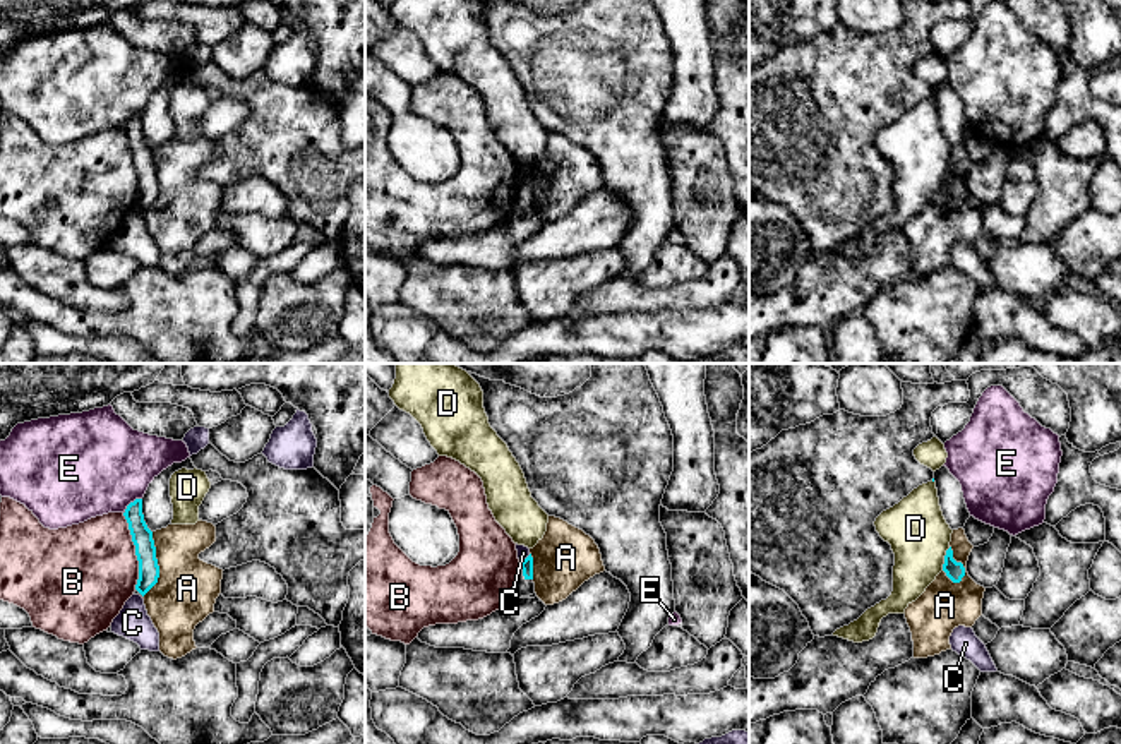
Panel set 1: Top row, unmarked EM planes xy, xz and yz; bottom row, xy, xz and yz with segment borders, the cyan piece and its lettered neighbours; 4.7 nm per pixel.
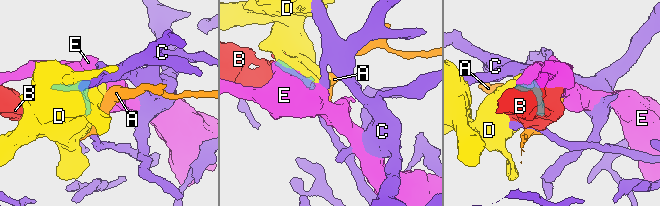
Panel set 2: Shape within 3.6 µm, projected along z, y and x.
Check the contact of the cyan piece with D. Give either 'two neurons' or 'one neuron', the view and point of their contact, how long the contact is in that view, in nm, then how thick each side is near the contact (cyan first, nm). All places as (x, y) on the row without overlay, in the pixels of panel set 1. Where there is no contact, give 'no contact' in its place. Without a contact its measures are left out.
two neurons | yz (945, 175) | 120 nm | 90/280 nm

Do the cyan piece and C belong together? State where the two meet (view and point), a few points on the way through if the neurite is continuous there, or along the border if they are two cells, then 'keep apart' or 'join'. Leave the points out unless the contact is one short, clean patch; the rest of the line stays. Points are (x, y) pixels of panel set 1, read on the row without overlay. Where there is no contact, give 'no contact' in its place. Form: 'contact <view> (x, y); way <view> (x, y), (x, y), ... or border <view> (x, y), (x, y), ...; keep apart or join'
contact xz (525, 175); border xz (530, 170), (520, 180); keep apart

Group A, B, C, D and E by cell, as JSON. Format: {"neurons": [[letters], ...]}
{"neurons": [["A"], ["B"], ["C"], ["D"], ["E"]]}

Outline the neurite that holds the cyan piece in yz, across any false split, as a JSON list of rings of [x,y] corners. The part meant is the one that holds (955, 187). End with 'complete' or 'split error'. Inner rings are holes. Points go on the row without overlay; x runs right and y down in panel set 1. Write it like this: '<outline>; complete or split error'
[[[951,163],[946,166],[943,187],[946,189],[946,192],[948,192],[953,199],[960,199],[962,194],[965,192],[965,183],[963,183],[962,178],[956,178],[956,177],[953,175],[953,166],[951,166]]]; complete

